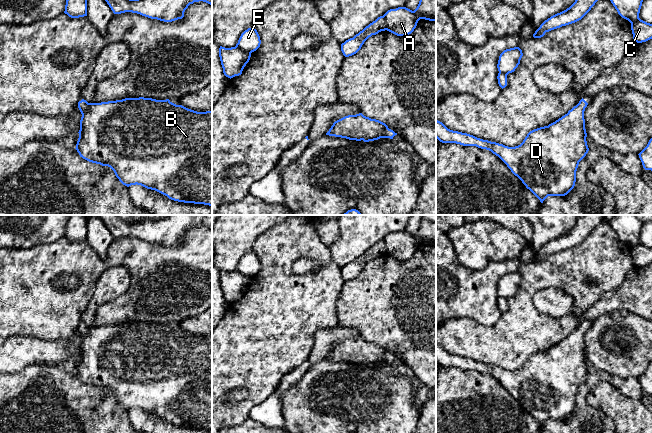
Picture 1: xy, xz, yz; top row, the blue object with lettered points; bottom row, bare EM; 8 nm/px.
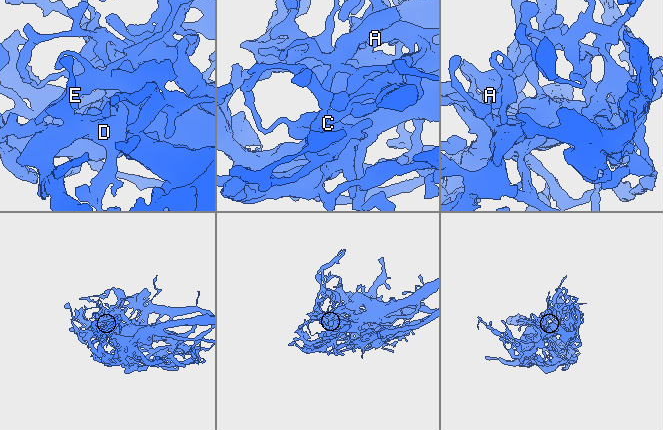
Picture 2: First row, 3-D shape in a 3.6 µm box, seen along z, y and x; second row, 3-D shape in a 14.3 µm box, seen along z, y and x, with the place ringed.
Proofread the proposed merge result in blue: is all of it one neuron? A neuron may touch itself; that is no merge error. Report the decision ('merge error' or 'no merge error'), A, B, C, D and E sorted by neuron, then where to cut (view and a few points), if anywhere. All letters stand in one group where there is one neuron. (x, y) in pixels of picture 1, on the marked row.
no merge error; groups A B C D E; cut none

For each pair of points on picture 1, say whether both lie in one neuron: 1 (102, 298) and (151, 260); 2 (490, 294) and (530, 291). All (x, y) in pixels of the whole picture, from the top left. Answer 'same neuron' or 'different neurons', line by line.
1: different neurons
2: different neurons

